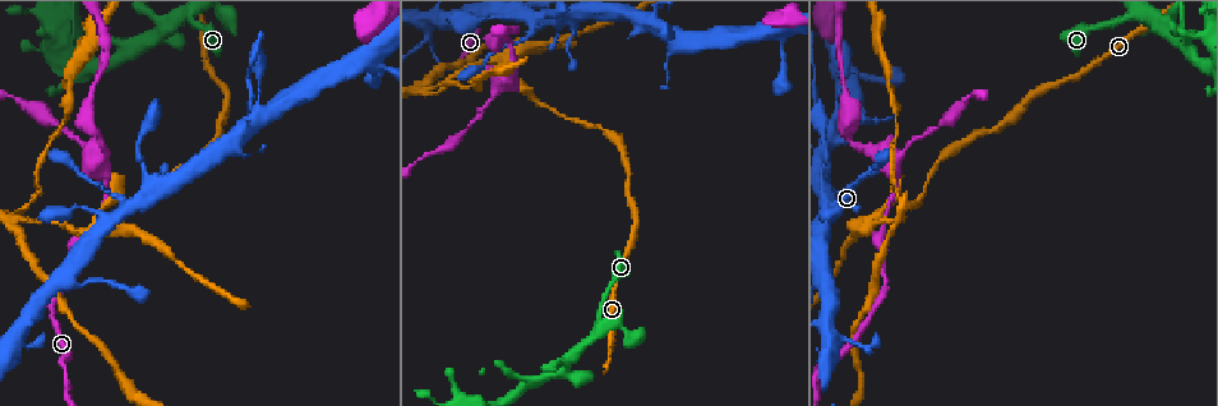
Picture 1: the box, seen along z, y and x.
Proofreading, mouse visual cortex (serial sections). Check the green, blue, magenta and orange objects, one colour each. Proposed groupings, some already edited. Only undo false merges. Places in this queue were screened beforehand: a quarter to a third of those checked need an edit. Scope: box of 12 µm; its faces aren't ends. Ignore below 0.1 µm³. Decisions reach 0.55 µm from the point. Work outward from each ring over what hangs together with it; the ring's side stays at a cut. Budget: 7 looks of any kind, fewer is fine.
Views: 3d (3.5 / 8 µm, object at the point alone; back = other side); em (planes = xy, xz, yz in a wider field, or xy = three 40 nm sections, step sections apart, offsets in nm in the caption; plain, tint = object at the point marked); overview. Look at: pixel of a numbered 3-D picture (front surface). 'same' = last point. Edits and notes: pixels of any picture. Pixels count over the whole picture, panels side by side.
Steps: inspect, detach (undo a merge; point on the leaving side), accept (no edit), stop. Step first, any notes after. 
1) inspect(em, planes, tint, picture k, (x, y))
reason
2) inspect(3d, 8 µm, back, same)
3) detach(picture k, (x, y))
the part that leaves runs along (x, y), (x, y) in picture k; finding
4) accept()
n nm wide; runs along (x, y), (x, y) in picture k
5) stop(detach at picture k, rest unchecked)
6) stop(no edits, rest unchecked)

inspect(3d, 3.5 µm, picture 1, (99, 162))

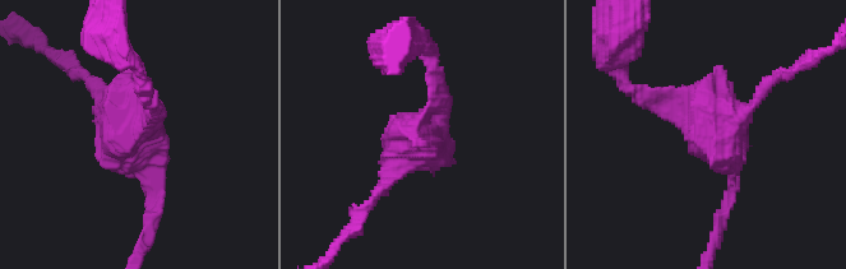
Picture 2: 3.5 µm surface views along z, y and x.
inspect(em, planes, tint, picture 2, (727, 134))

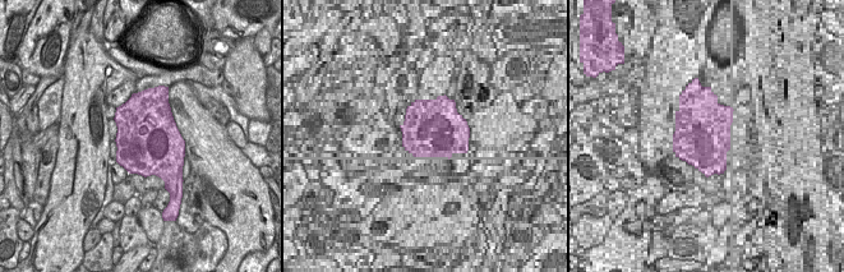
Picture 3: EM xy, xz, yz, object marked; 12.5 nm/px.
inspect(em, xy, step 1, tint, same)
cut it another way

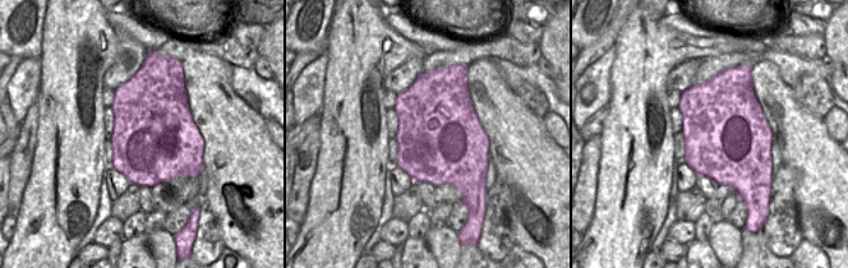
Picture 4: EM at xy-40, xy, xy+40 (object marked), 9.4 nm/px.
accept()
runs along (157, 214), (137, 143), (149, 97) in picture 2; all the same cell

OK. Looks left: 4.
inspect(3d, 3.5 µm, picture 1, (870, 226))
side arm on a straight run

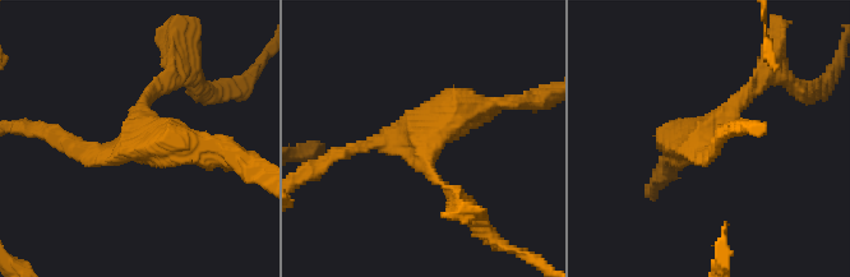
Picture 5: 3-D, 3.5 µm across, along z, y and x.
inspect(em, xy, step 1, tint, picture 5, (707, 135))
3 arms; arms of 150, 150, 400 nm

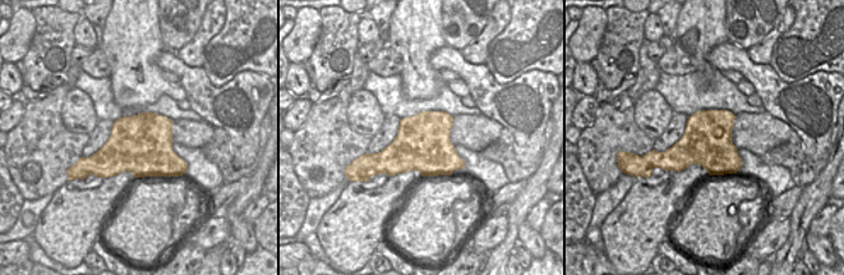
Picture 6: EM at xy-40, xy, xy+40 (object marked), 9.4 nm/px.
inspect(em, xy, step 2, tint, same)

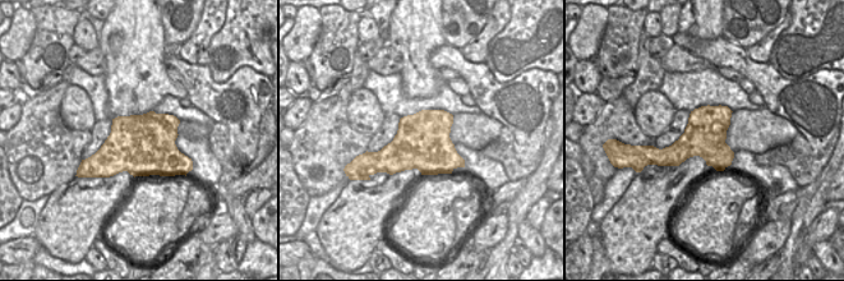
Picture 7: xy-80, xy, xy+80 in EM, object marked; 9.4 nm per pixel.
accept()
runs along (167, 82), (120, 152), (65, 137) in picture 5; all the same cell

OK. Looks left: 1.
stop(no edits, rest unchecked)

